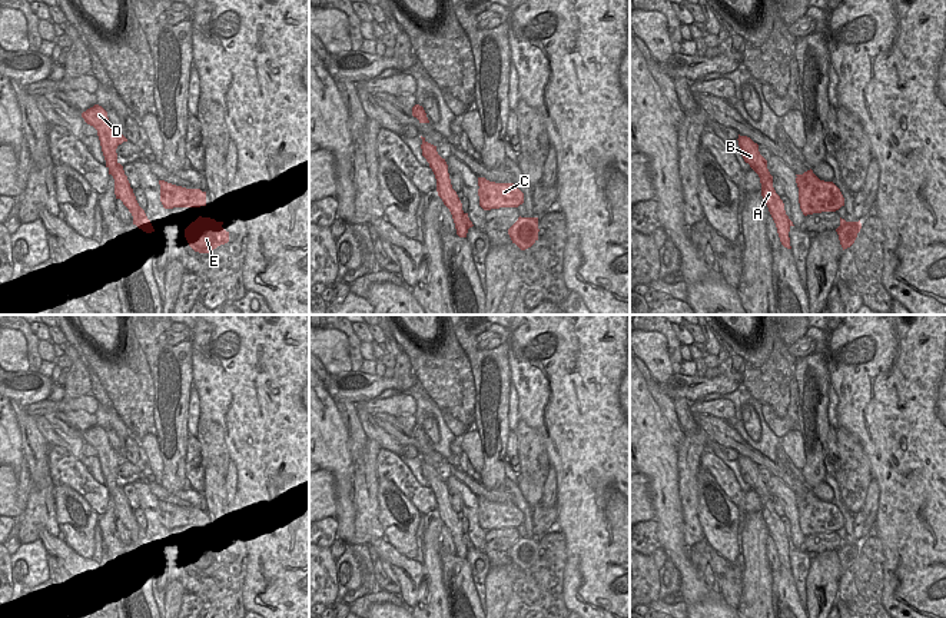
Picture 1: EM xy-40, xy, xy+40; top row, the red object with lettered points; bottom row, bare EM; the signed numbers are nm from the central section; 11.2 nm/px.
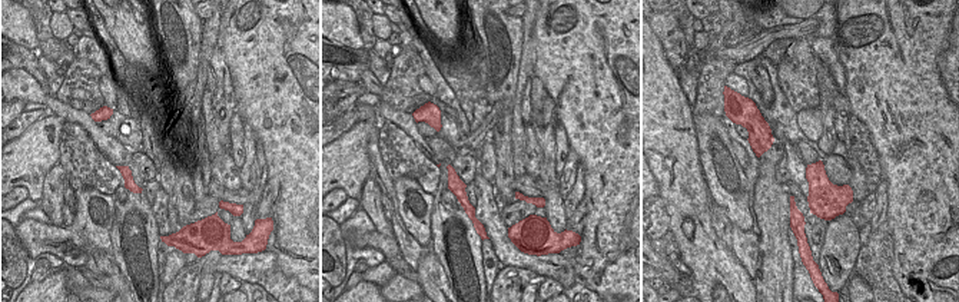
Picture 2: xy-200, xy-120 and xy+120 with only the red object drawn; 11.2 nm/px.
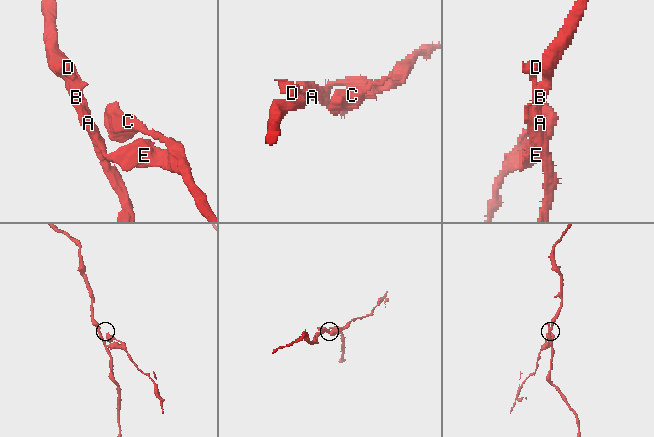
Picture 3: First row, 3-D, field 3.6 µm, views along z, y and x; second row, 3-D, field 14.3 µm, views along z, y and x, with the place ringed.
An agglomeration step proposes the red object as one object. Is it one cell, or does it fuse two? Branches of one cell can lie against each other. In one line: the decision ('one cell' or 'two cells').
two cells

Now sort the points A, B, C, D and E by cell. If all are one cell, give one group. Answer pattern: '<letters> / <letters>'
A B D / C E

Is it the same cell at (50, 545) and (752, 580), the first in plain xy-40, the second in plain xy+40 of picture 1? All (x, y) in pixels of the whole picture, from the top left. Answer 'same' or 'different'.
different

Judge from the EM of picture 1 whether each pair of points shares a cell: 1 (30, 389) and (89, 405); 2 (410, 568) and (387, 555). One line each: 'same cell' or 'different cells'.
1: different cells
2: same cell

